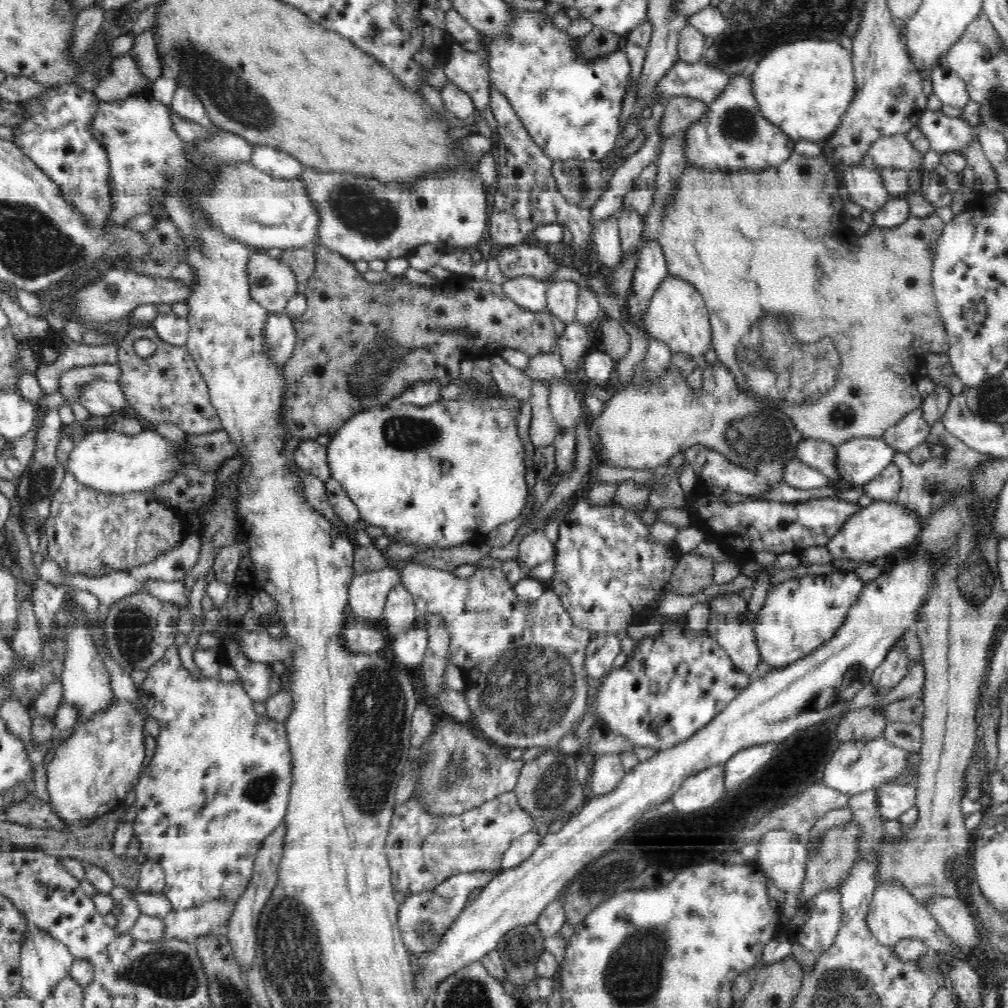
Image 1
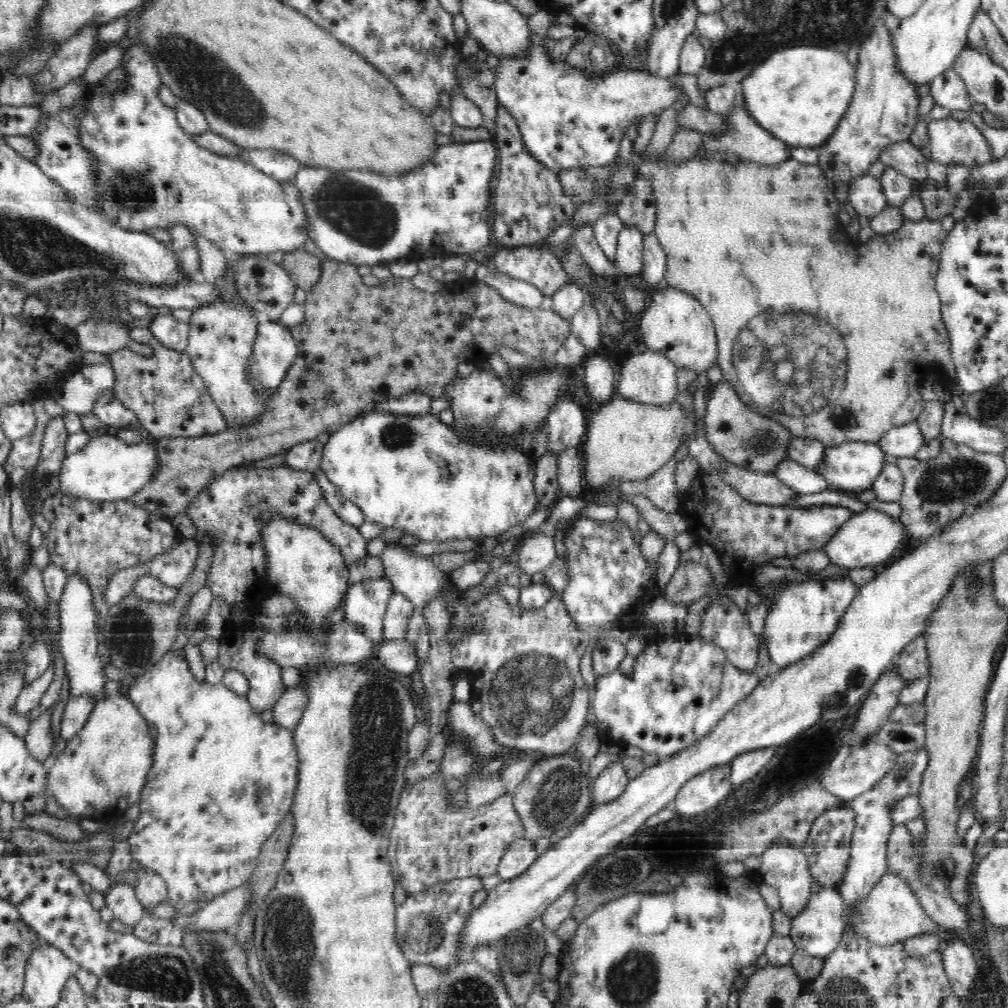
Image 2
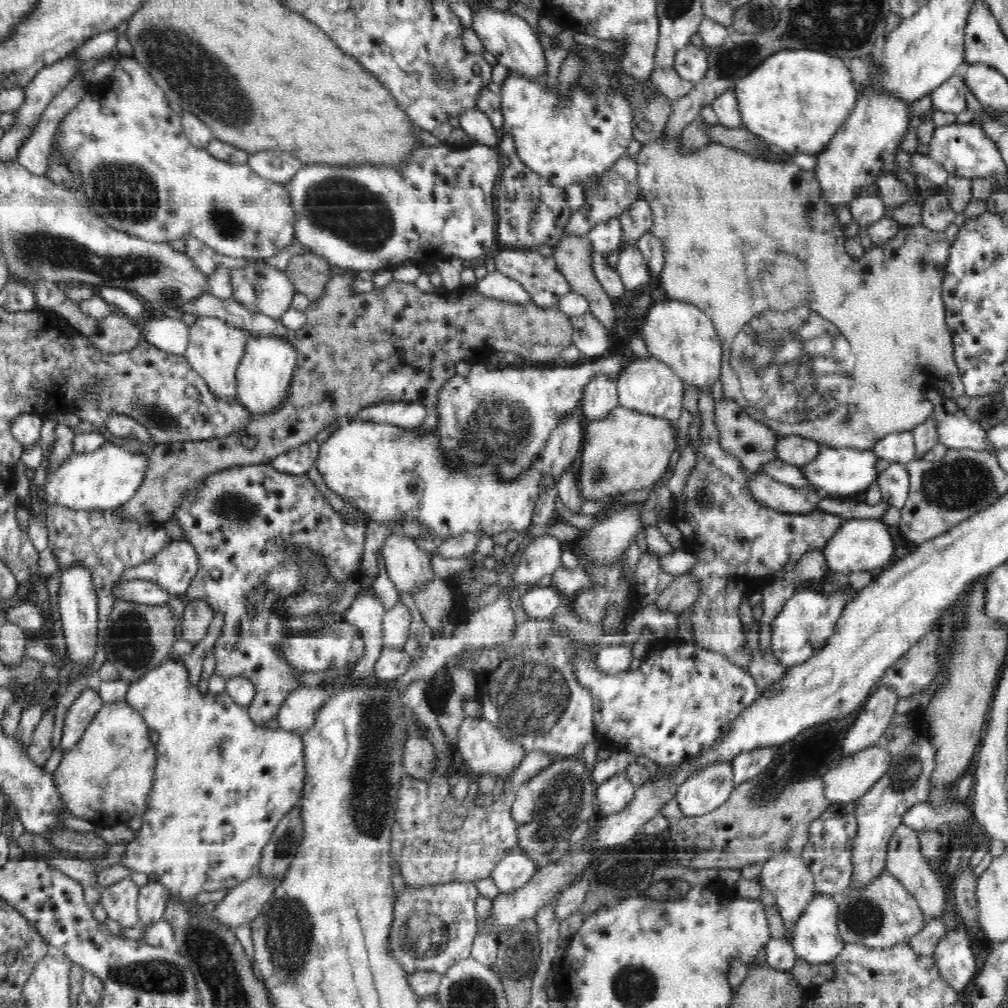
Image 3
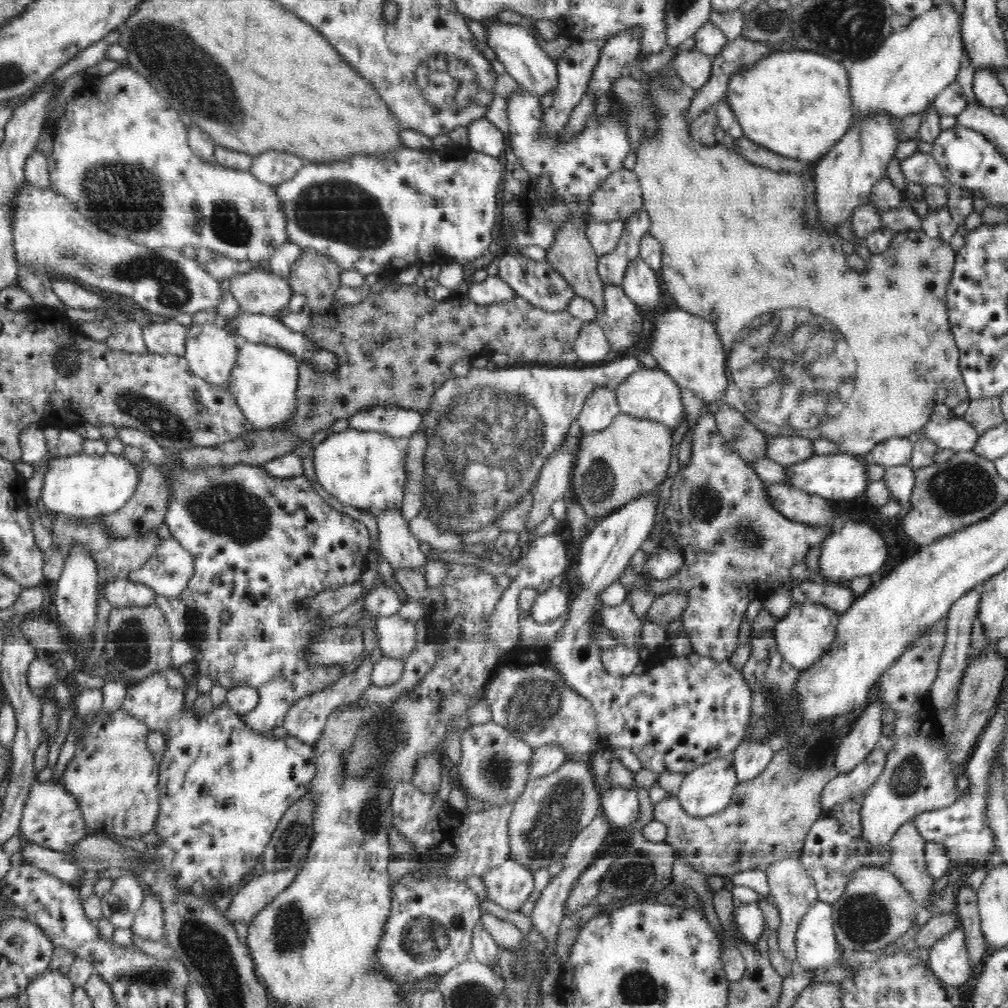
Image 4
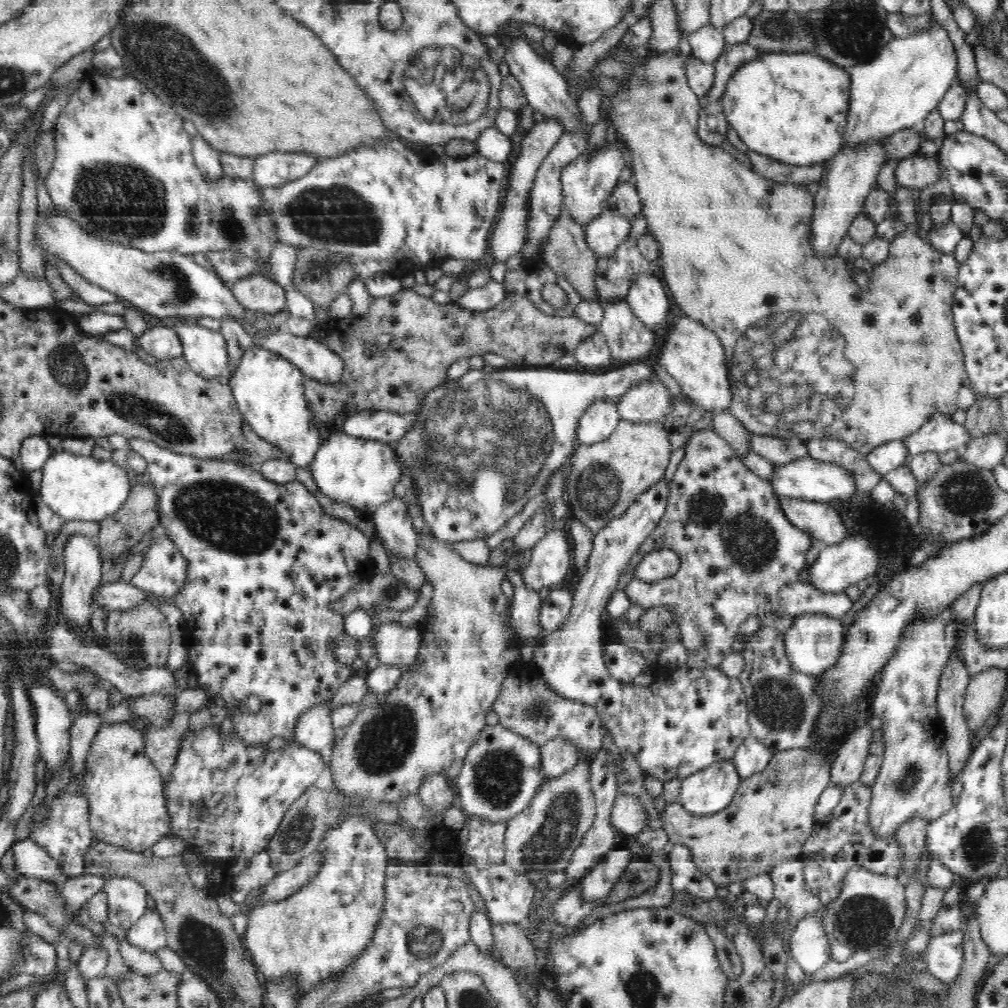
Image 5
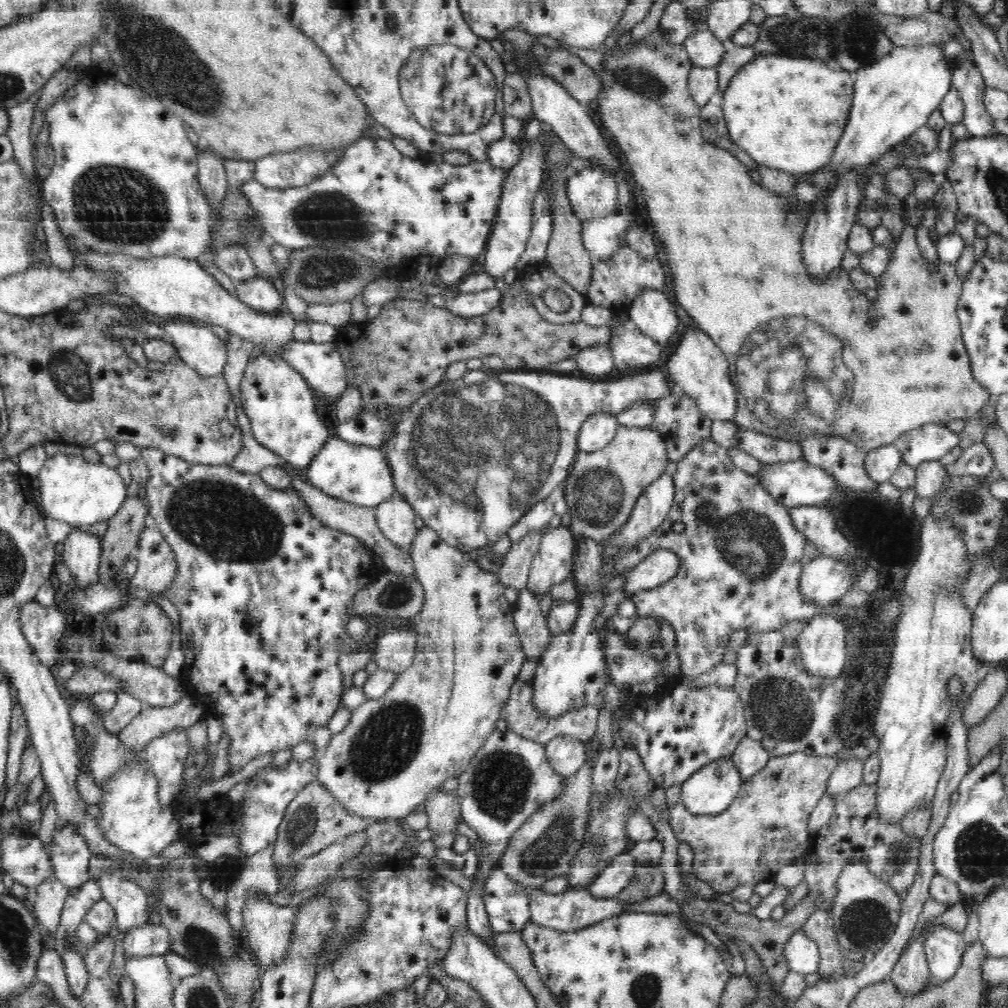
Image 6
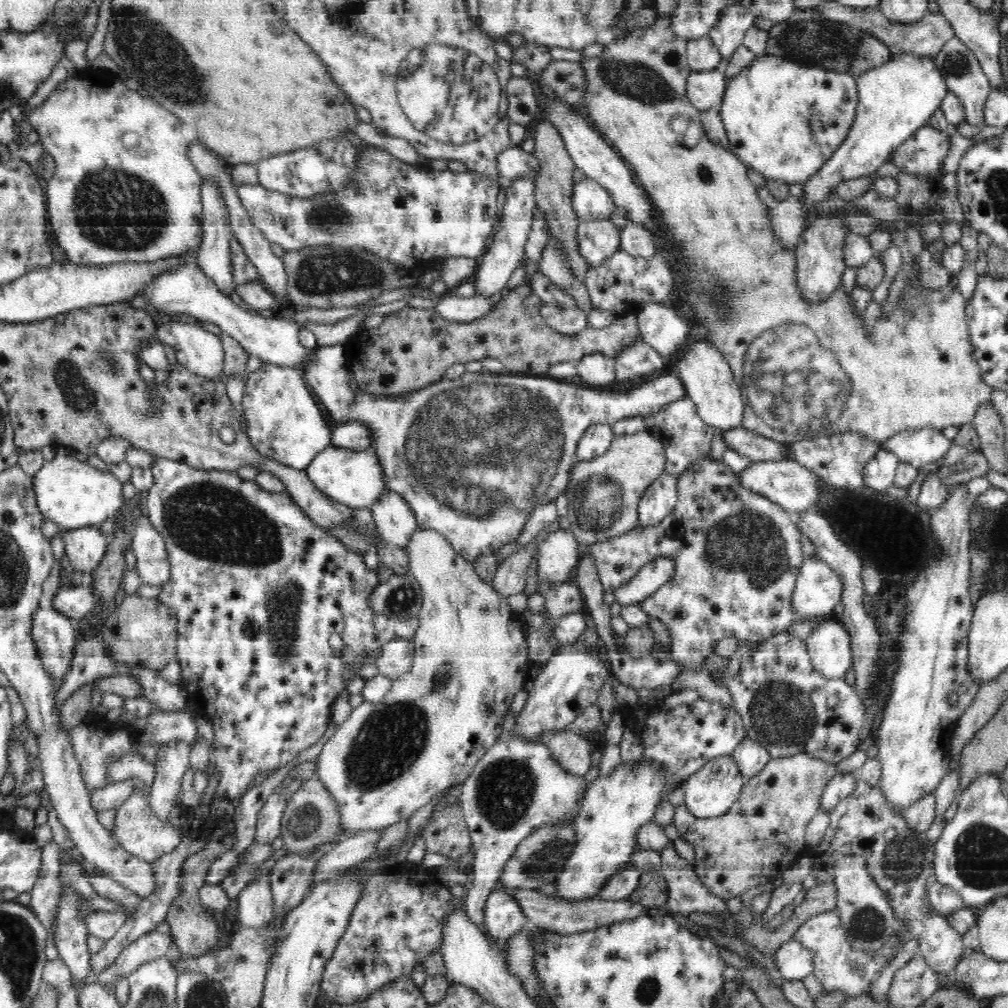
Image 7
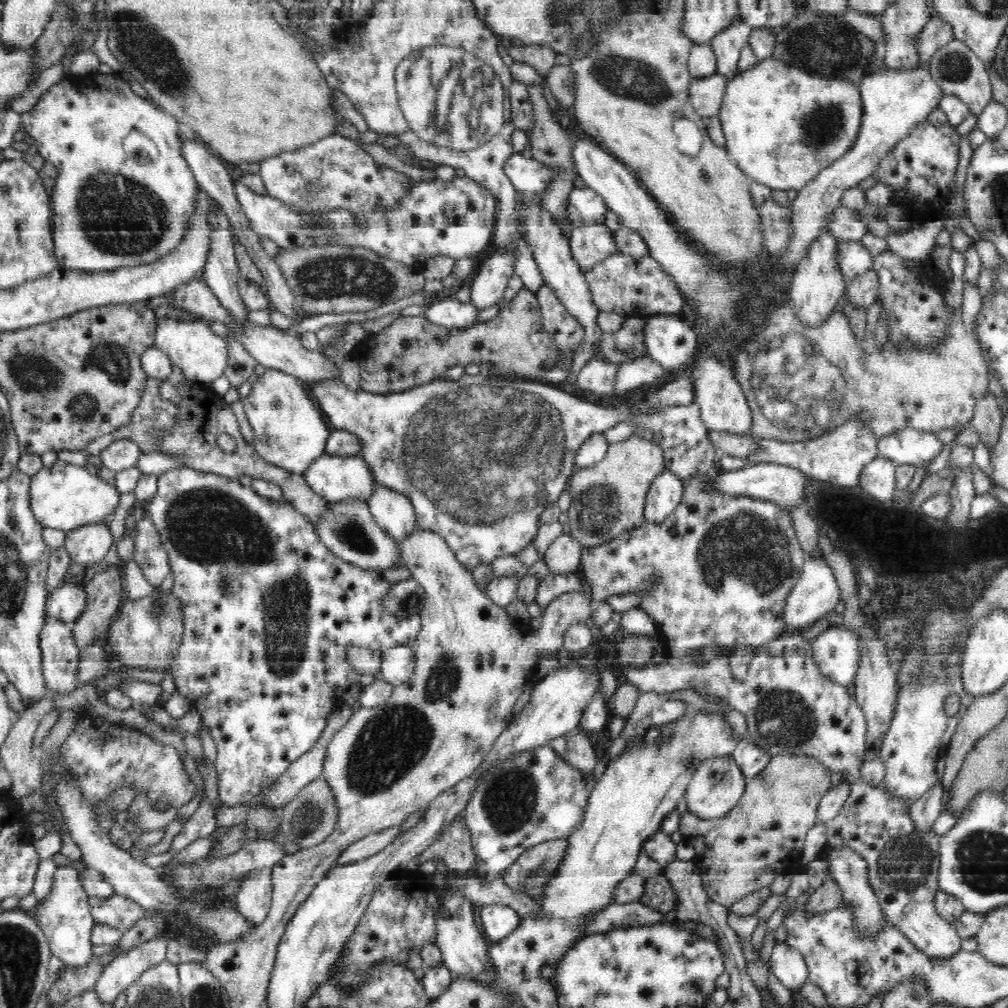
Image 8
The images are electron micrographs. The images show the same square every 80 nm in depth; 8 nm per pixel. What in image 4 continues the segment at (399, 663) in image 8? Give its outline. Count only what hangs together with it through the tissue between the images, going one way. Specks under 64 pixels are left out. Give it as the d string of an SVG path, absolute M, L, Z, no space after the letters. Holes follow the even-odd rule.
M400 614L378 618L375 630L384 656L405 660L415 649L414 624Z

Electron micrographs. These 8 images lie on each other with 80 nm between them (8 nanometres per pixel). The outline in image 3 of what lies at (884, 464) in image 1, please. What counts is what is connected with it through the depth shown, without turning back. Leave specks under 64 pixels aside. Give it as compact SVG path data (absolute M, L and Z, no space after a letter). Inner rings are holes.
M823 446L818 456L808 462L807 466L800 467L807 480L826 497L846 498L852 494L857 494L860 490L868 490L872 482L877 481L878 457L872 449L865 452L858 452L850 447L828 448Z

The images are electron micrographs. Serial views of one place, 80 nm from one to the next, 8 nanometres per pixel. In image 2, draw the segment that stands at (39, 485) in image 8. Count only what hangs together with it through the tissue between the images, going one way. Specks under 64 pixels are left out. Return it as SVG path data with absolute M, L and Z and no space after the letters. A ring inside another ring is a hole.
M109 433L90 439L84 448L67 455L63 460L59 493L66 498L75 498L75 501L98 504L120 502L134 497L156 475L158 455L155 441L152 439L128 444L118 439L116 434Z

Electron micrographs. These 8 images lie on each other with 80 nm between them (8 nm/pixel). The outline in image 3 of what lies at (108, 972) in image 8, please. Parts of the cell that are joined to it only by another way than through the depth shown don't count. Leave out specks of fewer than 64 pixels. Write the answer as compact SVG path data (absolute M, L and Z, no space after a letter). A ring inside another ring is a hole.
M149 880L143 886L139 886L138 926L145 930L148 924L162 920L169 898L168 888L160 881Z

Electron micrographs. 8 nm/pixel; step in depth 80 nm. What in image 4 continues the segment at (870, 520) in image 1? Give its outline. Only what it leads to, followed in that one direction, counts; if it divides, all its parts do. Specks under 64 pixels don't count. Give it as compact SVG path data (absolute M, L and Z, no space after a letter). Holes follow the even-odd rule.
M850 520L842 525L839 532L831 534L821 546L818 570L827 578L827 584L848 584L856 577L874 574L884 566L888 558L888 550L884 538L874 530L872 525L859 524L857 520Z

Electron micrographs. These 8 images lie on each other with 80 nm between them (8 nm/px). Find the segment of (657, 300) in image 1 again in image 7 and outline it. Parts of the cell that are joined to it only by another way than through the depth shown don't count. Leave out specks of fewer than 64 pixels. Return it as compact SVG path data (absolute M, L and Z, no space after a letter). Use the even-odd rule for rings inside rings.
M708 338L691 342L686 350L680 353L674 366L668 369L678 372L680 380L684 383L686 398L695 402L697 413L707 425L723 431L742 428L744 400L740 385L732 378L733 372L729 362Z

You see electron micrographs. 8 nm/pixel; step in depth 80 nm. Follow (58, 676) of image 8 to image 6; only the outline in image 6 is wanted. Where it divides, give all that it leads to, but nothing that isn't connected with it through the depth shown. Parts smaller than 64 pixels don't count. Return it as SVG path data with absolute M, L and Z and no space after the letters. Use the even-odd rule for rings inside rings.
M35 602L22 606L22 634L46 668L60 664L62 638L73 625L56 606L46 607Z

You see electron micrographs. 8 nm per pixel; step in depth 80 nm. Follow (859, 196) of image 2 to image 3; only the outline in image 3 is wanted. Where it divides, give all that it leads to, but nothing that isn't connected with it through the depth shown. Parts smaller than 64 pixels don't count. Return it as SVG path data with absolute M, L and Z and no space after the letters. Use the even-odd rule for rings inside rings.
M876 185L868 186L864 196L854 198L850 205L850 211L853 218L854 227L864 226L868 228L869 224L878 222L880 218L886 215L886 206L878 196Z

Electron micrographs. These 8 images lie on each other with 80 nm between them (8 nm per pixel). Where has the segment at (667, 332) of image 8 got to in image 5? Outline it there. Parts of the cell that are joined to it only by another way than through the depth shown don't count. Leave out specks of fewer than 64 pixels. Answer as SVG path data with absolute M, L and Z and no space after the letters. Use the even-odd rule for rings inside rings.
M642 274L632 280L626 302L634 314L650 329L650 331L668 328L668 296L659 278L652 274Z

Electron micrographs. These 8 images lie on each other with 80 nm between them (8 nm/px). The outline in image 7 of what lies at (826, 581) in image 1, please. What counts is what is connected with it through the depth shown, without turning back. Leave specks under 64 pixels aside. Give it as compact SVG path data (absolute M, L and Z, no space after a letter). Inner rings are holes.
M836 617L824 618L806 638L805 645L816 670L829 679L844 679L846 672L853 666L852 639L844 625Z

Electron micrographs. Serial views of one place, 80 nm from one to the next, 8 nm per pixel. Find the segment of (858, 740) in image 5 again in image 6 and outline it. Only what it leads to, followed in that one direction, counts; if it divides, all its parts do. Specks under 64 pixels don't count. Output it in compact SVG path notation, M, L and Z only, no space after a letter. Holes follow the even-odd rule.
M846 758L839 760L837 768L830 773L827 780L826 793L828 795L844 796L863 782L863 768L865 764L860 758Z

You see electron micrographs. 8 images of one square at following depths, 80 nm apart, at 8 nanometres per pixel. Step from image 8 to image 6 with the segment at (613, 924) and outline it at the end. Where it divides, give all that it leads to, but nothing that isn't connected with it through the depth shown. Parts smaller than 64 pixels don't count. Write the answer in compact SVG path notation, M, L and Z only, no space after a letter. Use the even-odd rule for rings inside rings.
M531 889L530 892L531 922L543 927L553 928L560 932L574 932L588 928L605 918L625 913L628 903L622 903L614 897L609 899L594 898L588 889L570 889L558 894L545 893L541 889Z

